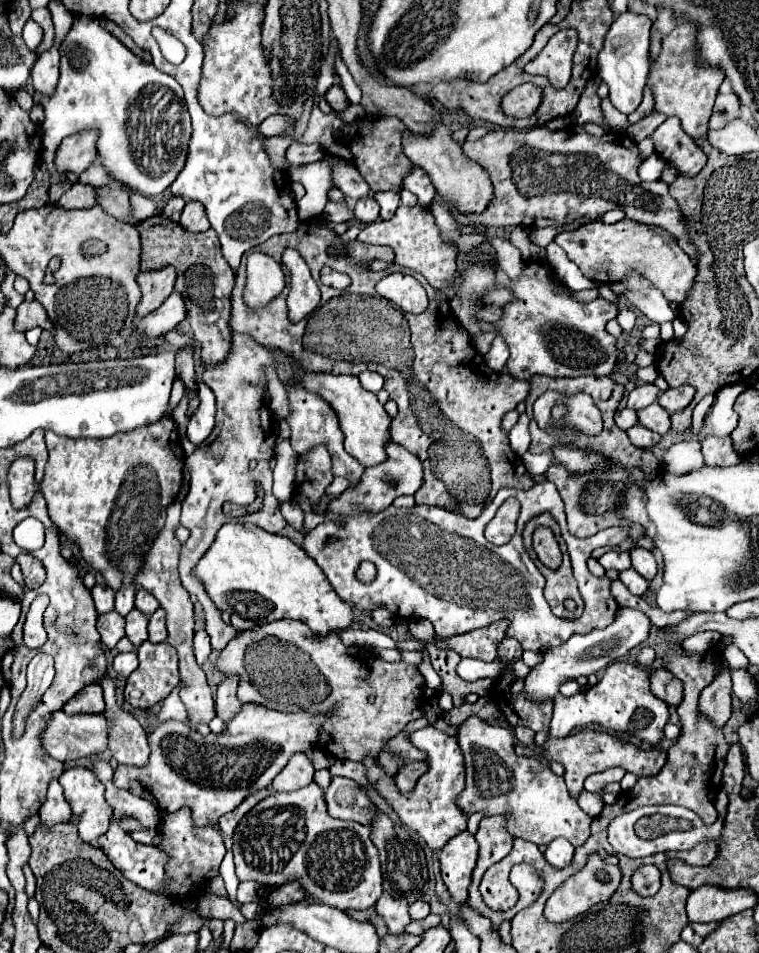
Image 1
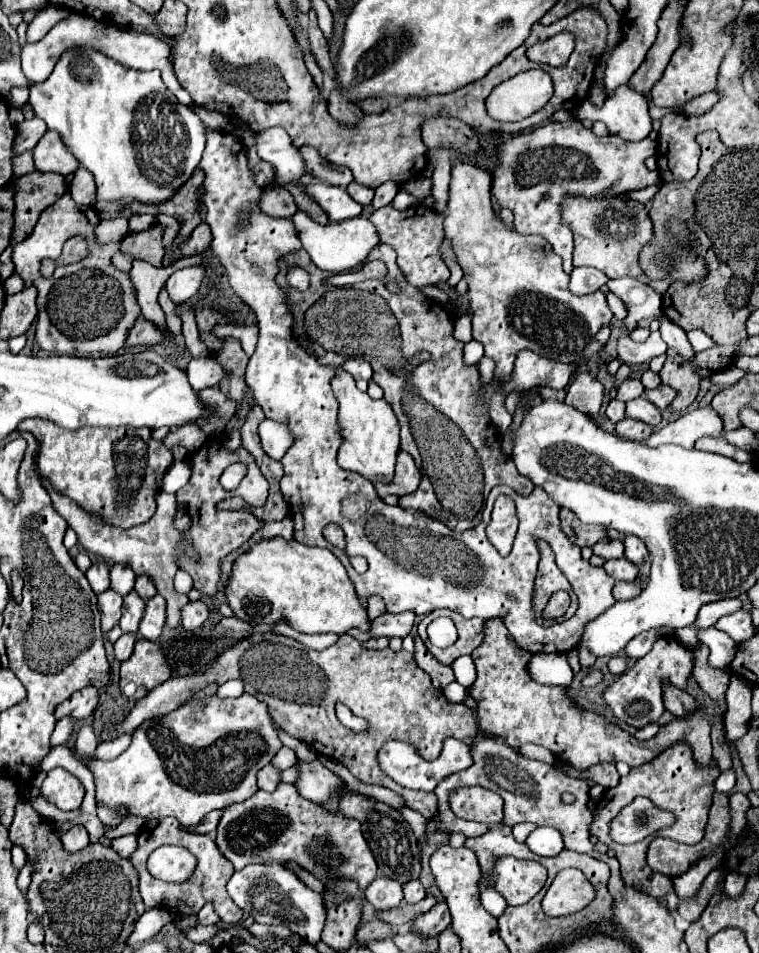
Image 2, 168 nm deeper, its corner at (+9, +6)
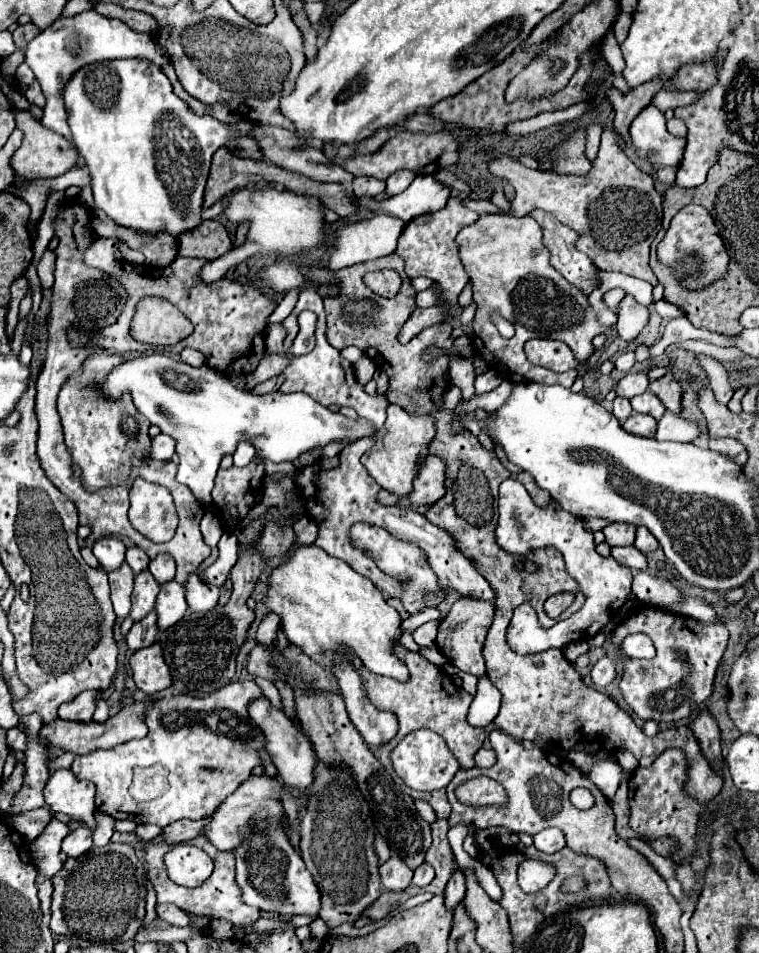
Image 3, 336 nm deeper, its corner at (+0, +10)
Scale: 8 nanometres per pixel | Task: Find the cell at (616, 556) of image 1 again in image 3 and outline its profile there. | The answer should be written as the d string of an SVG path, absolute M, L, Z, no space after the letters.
M613 522L603 530L603 534L605 534L605 542L611 548L613 546L631 546L635 542L635 526L631 526L631 524Z

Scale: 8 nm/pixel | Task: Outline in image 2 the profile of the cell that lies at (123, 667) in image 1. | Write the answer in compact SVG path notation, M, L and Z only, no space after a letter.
M122 634L122 636L114 642L114 654L116 654L116 660L124 662L126 658L130 658L136 640L138 640L138 634Z

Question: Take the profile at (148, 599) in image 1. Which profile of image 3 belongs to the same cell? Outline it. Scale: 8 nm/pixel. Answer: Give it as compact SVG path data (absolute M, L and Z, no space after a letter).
M159 554L155 560L149 562L149 572L159 584L171 582L175 576L175 560L169 554Z

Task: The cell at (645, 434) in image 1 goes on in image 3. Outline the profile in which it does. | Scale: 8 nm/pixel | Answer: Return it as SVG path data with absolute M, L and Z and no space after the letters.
M631 414L625 422L623 422L623 428L631 434L637 434L637 436L645 436L645 438L653 438L655 436L655 428L657 428L657 420L647 416L647 414Z

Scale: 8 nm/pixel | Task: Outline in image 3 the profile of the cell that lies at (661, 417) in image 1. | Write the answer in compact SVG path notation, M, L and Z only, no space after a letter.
M645 392L641 396L633 396L631 398L631 406L635 412L641 412L641 414L649 414L653 416L655 420L659 420L663 414L665 414L665 406L663 402L653 394L653 392Z

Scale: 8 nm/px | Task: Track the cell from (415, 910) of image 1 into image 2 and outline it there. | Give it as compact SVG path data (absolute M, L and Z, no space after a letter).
M412 880L412 882L406 882L406 884L404 884L404 900L406 900L408 904L420 902L424 896L426 896L426 890L424 890L424 886L420 884L420 880Z

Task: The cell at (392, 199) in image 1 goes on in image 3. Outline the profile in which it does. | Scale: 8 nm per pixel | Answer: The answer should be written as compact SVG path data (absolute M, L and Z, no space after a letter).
M401 170L401 172L395 172L387 178L387 196L397 196L399 192L407 190L407 186L413 182L415 174L409 172L409 170Z

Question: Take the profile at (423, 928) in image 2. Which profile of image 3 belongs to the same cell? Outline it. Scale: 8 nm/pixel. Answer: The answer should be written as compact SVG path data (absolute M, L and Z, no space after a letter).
M457 870L451 880L447 882L447 888L445 888L445 906L449 910L455 910L459 906L459 902L463 900L465 896L465 878L463 874Z

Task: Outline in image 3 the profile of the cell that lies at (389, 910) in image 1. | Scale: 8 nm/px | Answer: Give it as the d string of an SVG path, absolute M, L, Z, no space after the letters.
M391 856L385 864L381 864L379 874L381 874L383 888L391 892L403 892L413 878L413 872L399 856Z

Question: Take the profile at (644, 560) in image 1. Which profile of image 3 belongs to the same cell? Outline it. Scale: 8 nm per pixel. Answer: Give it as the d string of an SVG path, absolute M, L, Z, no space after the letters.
M637 528L637 538L635 538L635 546L643 552L643 554L649 554L649 552L655 552L659 548L655 536L647 530L647 528Z

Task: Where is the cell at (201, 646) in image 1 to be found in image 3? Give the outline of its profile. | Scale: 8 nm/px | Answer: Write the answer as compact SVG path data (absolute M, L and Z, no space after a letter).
M191 574L185 584L185 596L193 612L207 612L213 610L219 602L219 588L203 582L197 574Z

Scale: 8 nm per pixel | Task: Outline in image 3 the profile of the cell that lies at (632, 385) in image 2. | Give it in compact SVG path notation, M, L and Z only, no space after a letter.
M641 372L639 374L625 374L617 384L617 396L633 398L633 396L647 392L647 386L649 386L647 374L641 374Z

